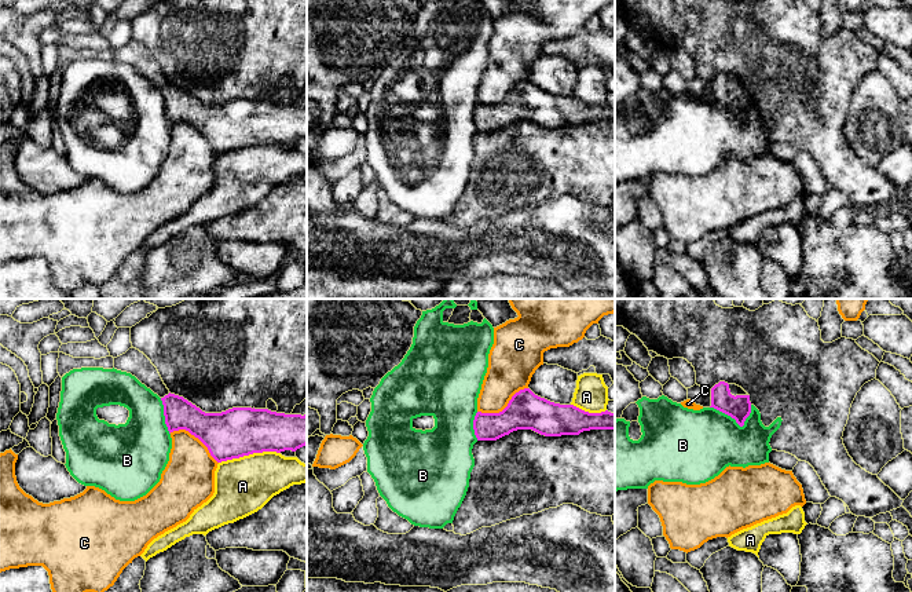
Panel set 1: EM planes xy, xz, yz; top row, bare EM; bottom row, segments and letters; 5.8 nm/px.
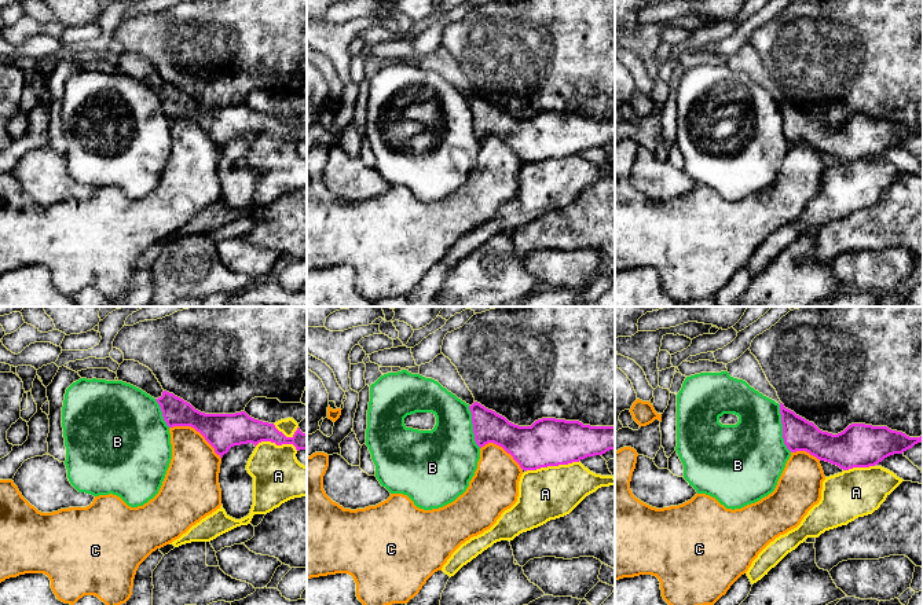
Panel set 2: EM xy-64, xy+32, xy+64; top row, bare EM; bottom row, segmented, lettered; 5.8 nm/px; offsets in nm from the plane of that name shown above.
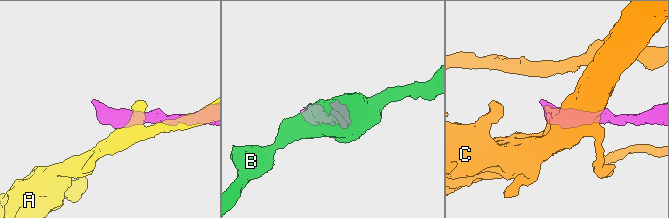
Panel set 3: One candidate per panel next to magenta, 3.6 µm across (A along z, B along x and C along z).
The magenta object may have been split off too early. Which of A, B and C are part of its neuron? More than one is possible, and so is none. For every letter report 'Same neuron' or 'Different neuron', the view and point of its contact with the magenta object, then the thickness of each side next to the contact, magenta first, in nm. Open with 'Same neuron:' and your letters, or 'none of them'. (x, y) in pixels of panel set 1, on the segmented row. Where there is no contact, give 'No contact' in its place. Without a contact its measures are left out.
Same neuron: none of them
A: Different neuron. Touches magenta at xy (249, 453). Thickness 280 nm (magenta) against 340 nm
B: Different neuron. Touches magenta at yz (733, 417). Thickness 140 nm (magenta) against 400 nm
C: Different neuron. Touches magenta at xz (505, 408). Thickness 220 nm (magenta) against 280 nm

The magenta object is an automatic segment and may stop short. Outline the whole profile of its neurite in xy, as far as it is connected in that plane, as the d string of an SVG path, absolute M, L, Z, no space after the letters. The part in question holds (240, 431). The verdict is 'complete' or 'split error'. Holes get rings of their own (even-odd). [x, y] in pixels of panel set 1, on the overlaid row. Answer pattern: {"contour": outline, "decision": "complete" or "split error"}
{"contour": "M133 347L114 358L114 369L131 373L161 398L169 434L179 430L188 431L208 447L217 463L263 452L296 452L307 445L307 414L285 414L254 408L232 408L221 413L205 413L183 397L171 394L157 368Z", "decision": "split error"}

